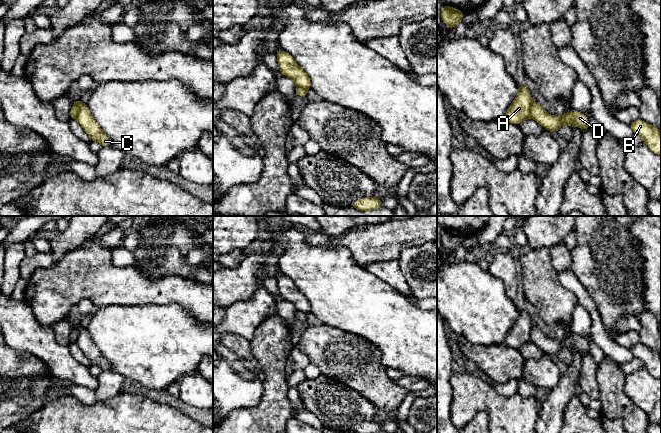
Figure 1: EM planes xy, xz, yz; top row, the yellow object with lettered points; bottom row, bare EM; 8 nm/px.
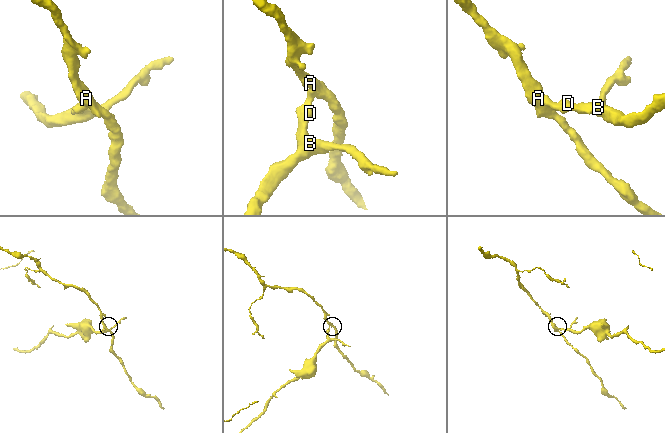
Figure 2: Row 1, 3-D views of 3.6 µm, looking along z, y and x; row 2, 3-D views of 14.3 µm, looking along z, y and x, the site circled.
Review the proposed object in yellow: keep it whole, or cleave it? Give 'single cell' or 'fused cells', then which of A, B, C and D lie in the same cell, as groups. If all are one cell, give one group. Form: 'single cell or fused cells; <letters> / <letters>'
fused cells; A C / B D

